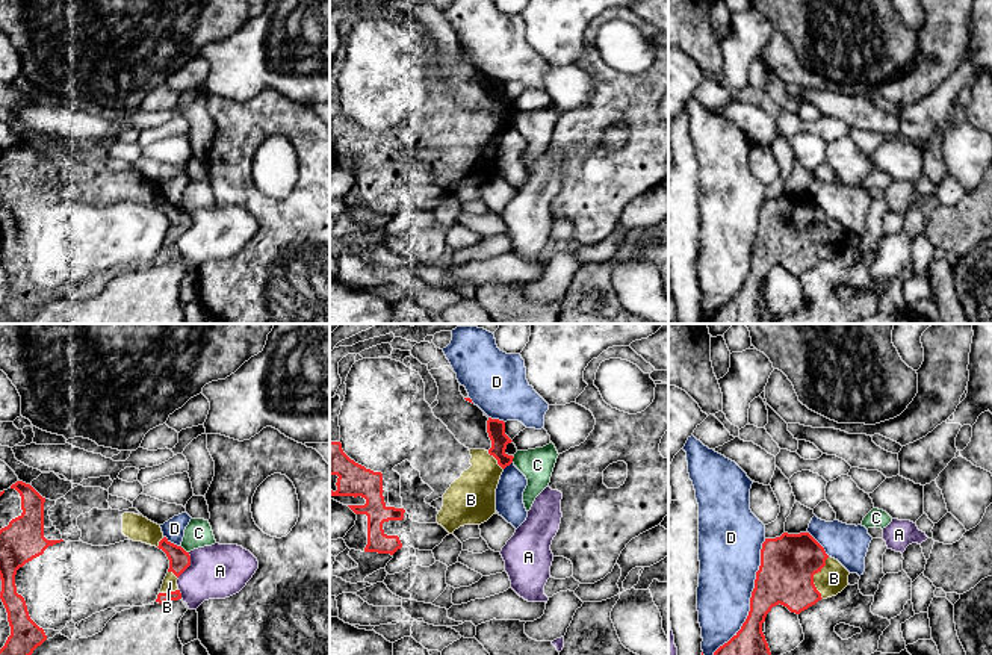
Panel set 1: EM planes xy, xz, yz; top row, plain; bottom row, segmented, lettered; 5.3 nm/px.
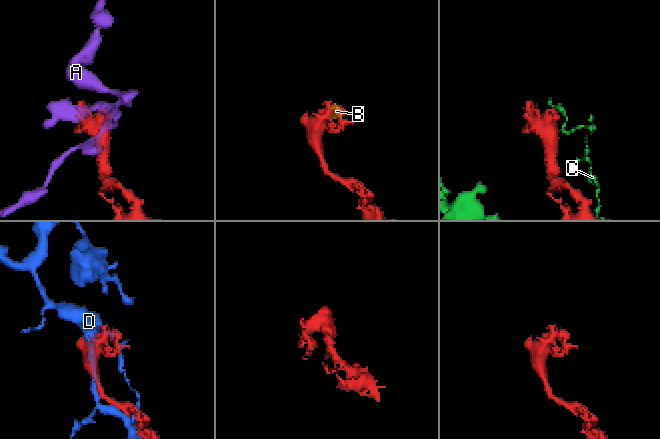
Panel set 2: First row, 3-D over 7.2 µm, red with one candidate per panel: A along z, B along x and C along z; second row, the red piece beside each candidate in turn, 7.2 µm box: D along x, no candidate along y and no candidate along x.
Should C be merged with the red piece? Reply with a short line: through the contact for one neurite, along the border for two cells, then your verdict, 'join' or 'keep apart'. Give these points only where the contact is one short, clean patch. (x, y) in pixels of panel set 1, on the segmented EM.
line xy (180, 545), (188, 552); keep apart

